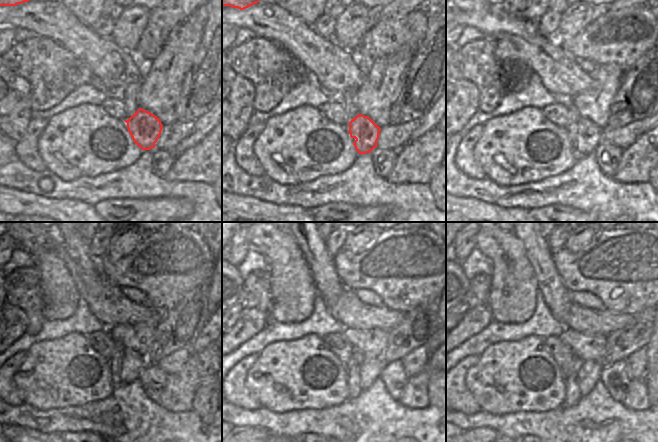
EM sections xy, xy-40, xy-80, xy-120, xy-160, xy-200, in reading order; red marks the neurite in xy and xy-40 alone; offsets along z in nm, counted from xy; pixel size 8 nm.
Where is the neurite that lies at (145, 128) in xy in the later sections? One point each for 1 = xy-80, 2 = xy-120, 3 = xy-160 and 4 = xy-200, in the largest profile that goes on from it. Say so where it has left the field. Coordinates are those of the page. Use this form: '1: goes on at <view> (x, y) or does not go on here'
1: goes on at xy-80 (590, 134)
2: goes on at xy-120 (140, 362)
3: goes on at xy-160 (369, 368)
4: goes on at xy-200 (589, 372)

